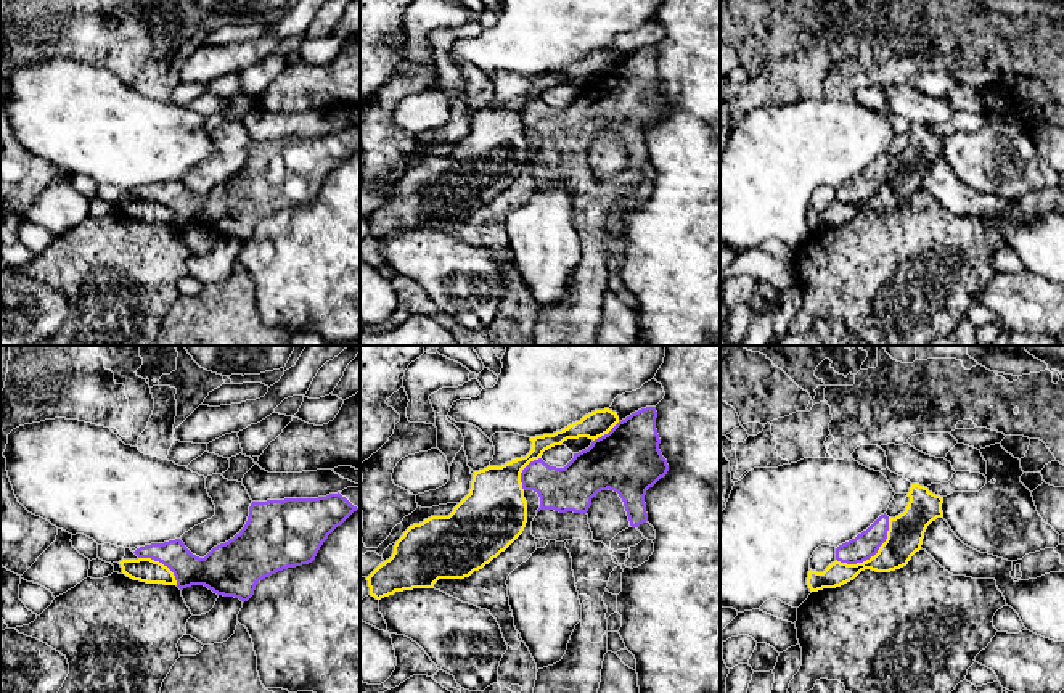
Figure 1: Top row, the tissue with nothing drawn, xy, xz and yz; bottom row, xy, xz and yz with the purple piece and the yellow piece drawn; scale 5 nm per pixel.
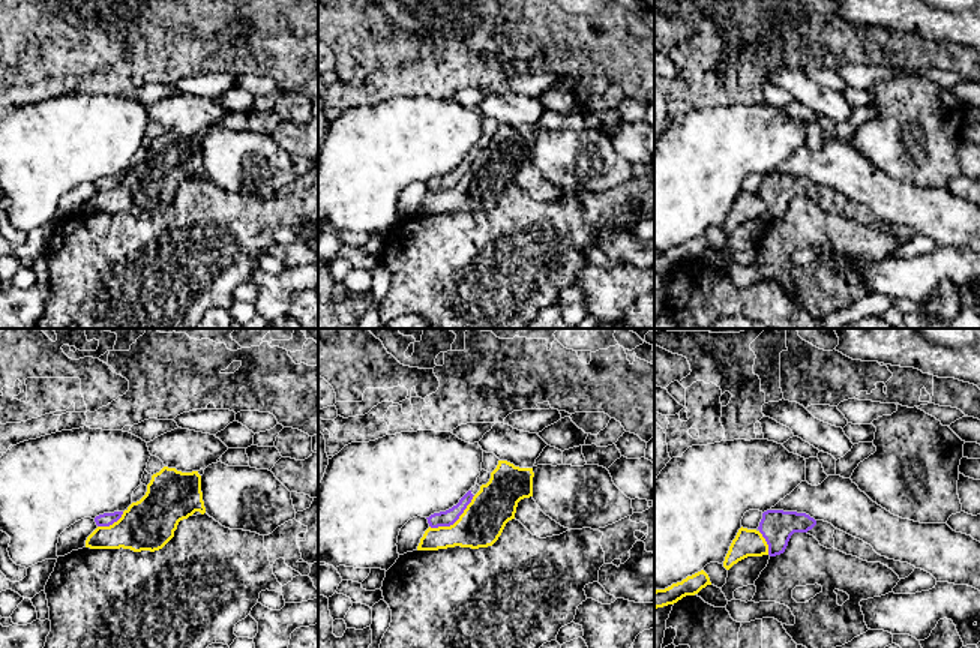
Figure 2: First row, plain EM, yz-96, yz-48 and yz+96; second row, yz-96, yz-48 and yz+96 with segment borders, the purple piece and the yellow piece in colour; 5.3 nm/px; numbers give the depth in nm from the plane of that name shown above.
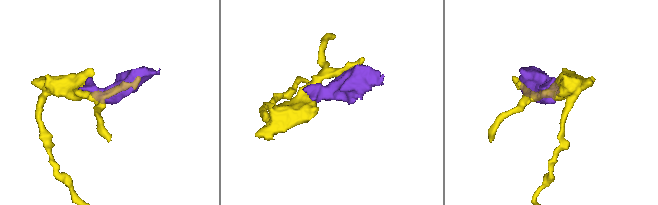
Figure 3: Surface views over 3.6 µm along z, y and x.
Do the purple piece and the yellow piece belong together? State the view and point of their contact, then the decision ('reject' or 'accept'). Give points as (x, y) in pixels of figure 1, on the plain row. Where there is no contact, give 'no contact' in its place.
contact yz (873, 195); reject

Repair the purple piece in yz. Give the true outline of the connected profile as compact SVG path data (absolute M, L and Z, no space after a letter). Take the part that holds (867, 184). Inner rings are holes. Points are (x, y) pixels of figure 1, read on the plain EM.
M881 154L866 170L855 178L836 188L836 199L847 204L857 204L870 199L886 182L889 170L889 156Z

